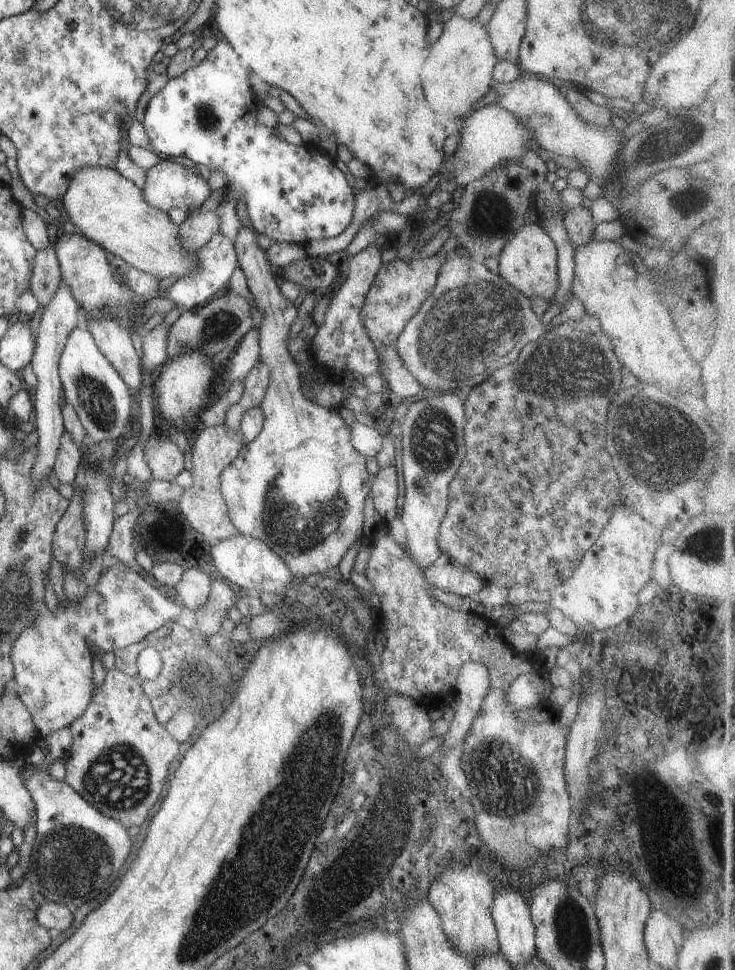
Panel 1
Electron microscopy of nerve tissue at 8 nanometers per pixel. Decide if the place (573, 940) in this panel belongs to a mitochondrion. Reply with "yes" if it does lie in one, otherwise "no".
yes

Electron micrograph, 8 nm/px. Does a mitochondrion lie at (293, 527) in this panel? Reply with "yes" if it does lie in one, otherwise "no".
yes

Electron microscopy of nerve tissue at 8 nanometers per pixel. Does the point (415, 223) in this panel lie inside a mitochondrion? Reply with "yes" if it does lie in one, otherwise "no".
no

